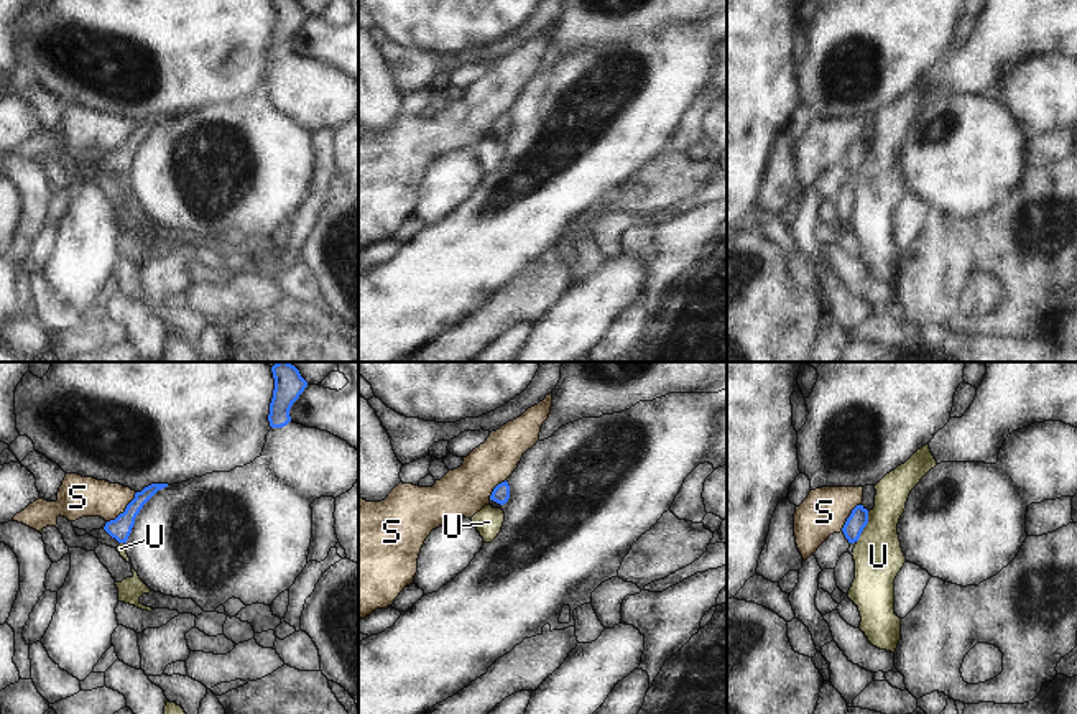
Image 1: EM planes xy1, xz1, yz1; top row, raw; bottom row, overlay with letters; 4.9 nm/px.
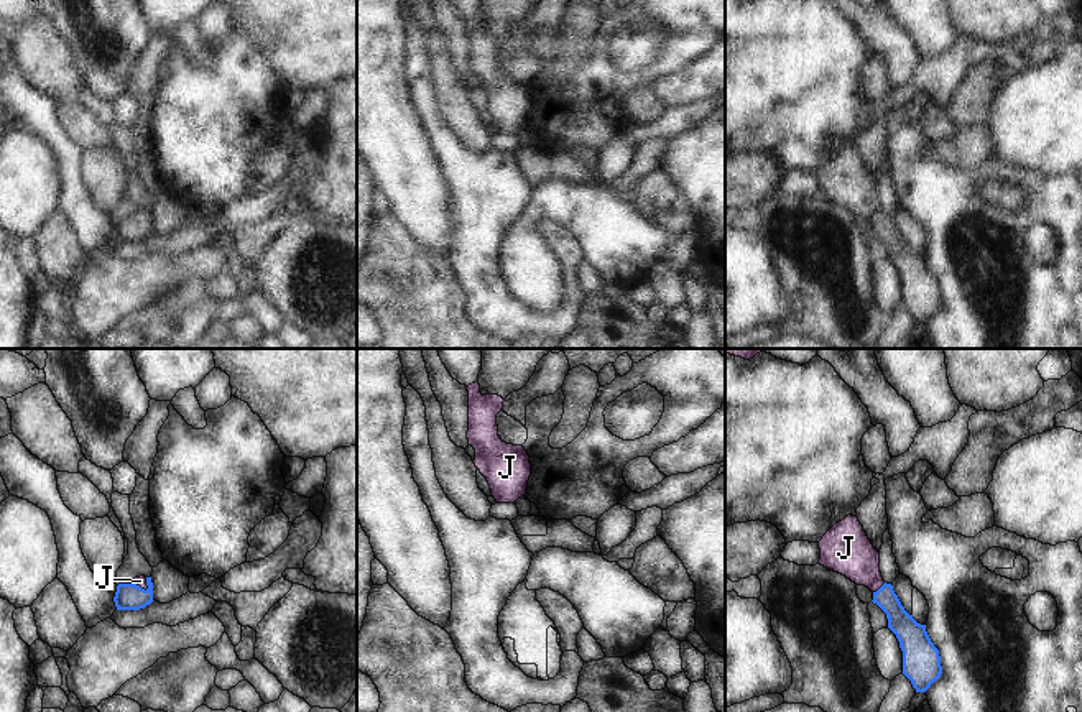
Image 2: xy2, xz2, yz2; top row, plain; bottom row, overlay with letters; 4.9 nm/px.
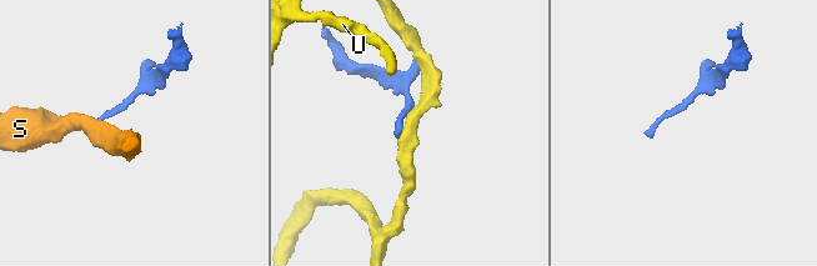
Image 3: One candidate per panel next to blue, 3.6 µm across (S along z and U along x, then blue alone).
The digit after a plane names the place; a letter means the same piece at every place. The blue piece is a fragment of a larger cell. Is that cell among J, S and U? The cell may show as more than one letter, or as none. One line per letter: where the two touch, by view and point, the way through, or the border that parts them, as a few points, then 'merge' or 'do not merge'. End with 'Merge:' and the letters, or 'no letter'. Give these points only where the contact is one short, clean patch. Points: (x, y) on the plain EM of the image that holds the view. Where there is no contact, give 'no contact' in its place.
J: contact yz2 (880, 219); way yz2 (900, 254), (880, 219), (846, 181); merge
S: contact xy1 (125, 142); border xy1 (137, 124), (127, 139), (107, 153); do not merge
U: contact yz1 (865, 157); border yz1 (868, 143), (868, 153), (857, 173); do not merge
Merge: J

